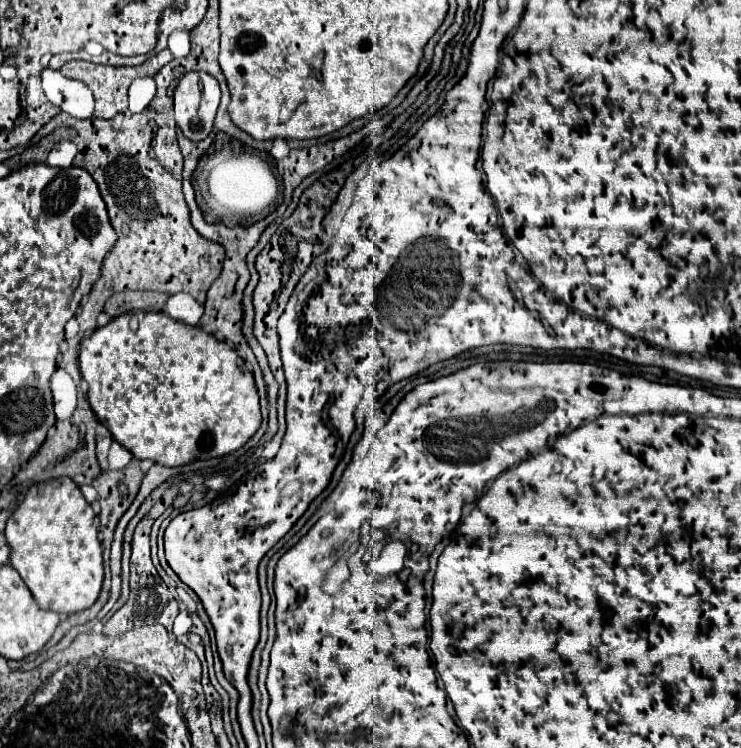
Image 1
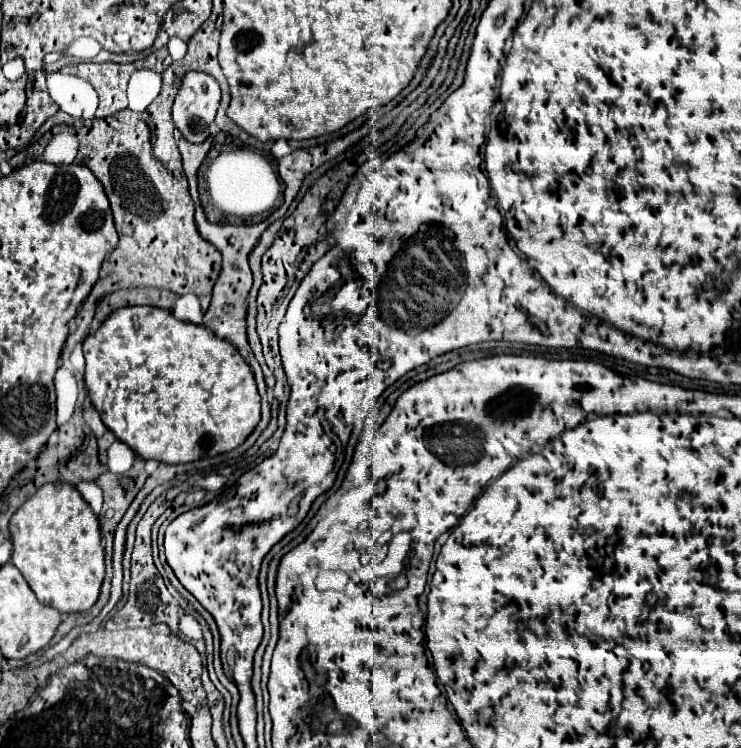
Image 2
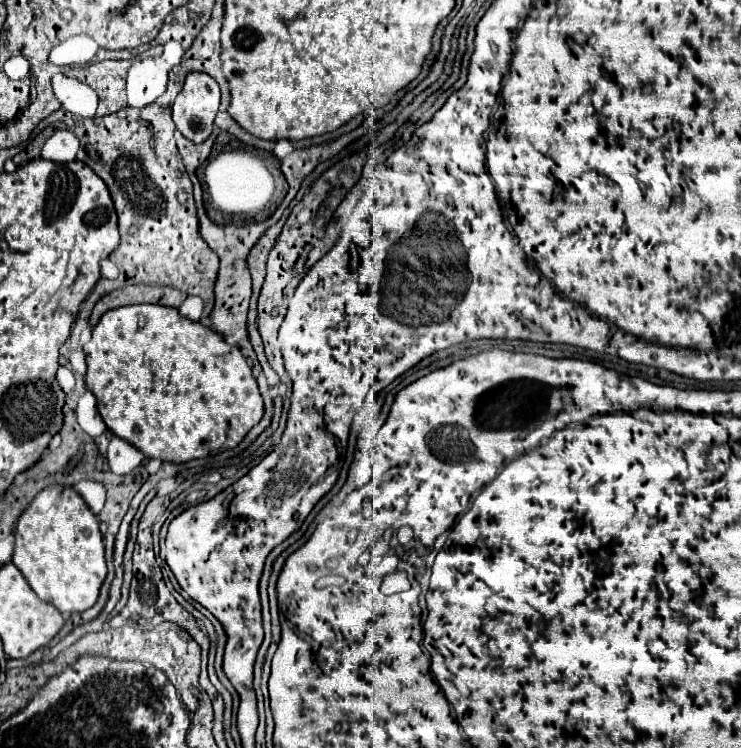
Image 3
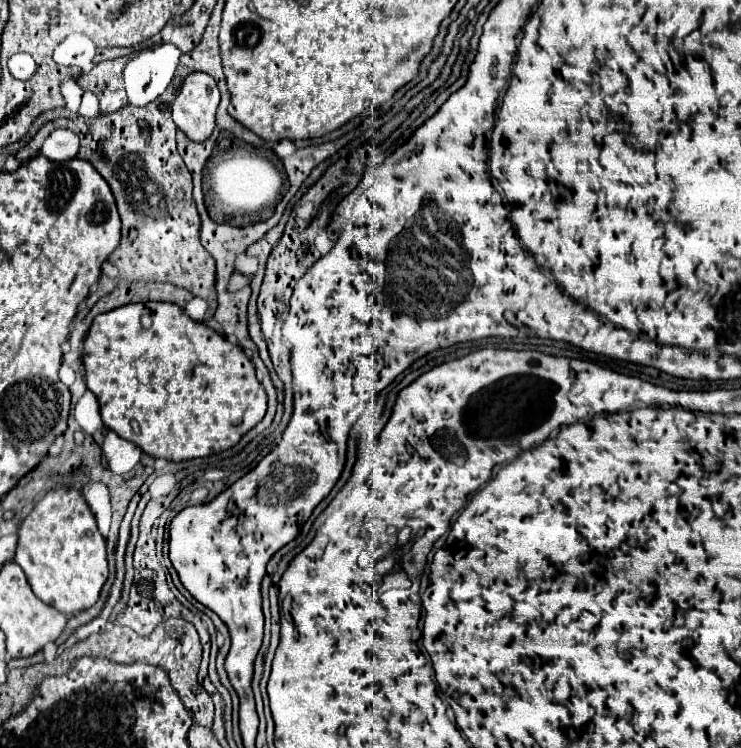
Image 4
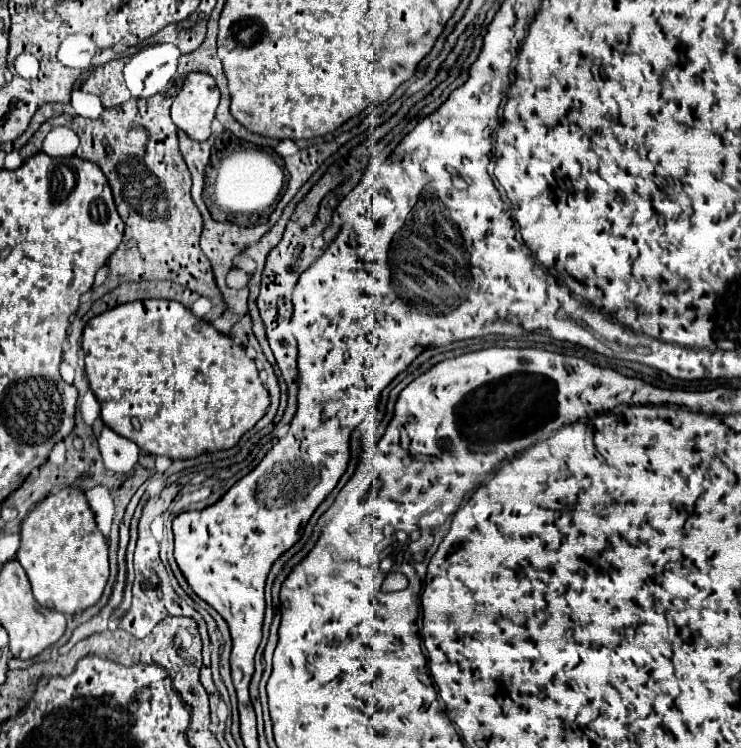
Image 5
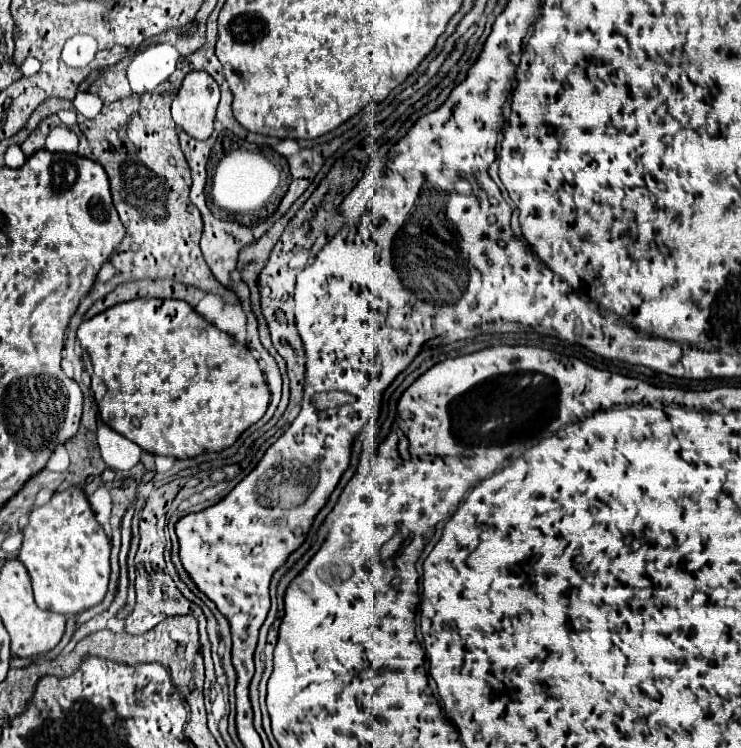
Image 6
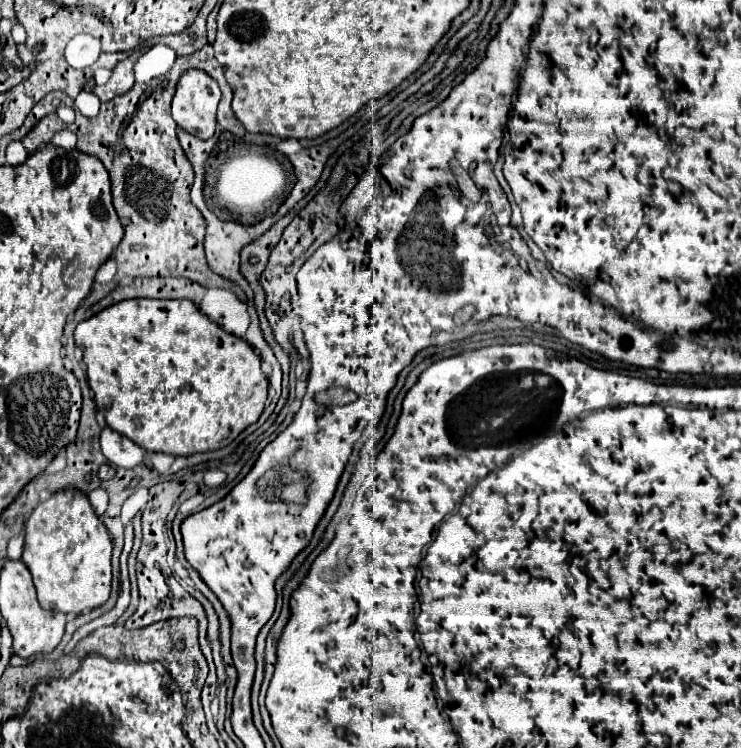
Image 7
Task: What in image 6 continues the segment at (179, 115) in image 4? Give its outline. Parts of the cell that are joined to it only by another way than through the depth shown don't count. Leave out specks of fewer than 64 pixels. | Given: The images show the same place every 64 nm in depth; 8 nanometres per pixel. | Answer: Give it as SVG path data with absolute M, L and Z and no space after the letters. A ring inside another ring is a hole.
M188 72L172 102L172 118L188 136L208 140L214 130L218 100L220 90L210 74Z

